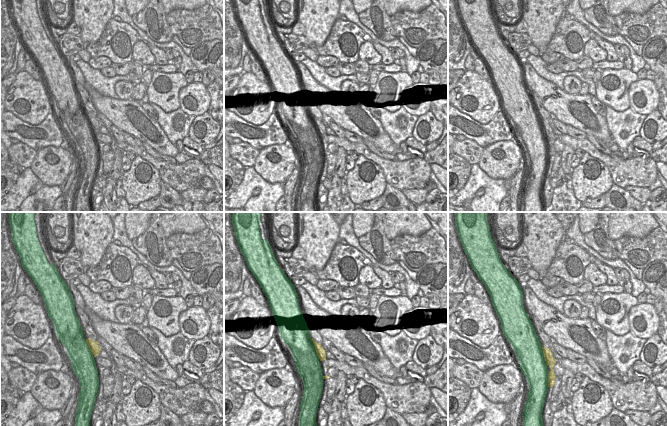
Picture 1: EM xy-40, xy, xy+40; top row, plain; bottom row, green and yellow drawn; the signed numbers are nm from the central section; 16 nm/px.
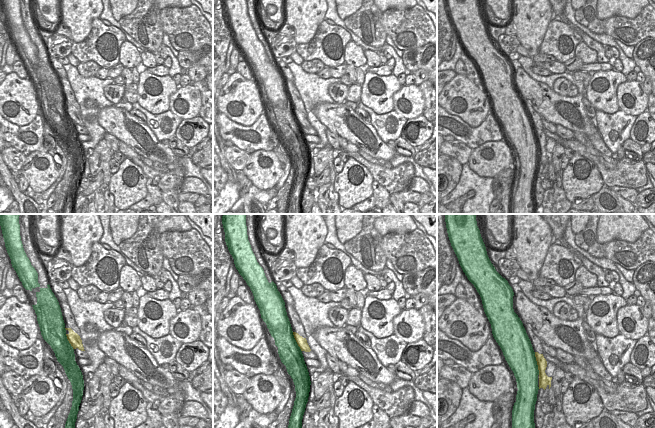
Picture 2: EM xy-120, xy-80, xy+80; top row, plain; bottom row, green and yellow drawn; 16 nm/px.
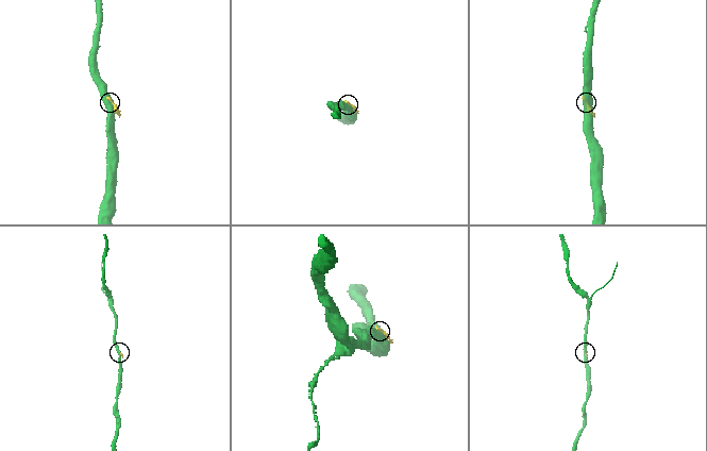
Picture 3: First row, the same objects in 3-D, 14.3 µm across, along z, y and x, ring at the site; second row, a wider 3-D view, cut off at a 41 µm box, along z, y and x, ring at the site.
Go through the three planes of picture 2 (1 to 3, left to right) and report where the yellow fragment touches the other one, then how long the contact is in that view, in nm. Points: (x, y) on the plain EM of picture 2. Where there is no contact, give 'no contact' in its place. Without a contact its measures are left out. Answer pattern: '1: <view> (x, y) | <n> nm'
1: xy-120 (68, 118) | 280 nm
2: xy-80 (296, 118) | 360 nm
3: xy+80 (536, 139) | 380 nm

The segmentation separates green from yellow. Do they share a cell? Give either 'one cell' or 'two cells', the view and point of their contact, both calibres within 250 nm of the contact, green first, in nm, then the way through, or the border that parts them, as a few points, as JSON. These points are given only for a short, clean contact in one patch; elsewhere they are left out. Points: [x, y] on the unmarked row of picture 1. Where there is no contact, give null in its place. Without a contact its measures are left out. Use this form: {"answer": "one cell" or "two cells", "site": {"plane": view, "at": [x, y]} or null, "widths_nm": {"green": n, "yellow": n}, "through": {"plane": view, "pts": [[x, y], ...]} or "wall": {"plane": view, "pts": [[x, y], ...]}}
{"answer": "one cell", "site": {"plane": "xy", "at": [314, 124]}, "widths_nm": {"green": 380, "yellow": 160}}

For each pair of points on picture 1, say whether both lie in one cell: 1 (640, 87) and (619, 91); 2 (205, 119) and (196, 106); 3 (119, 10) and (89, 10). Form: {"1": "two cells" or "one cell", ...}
{"1": "two cells", "2": "two cells", "3": "two cells"}

